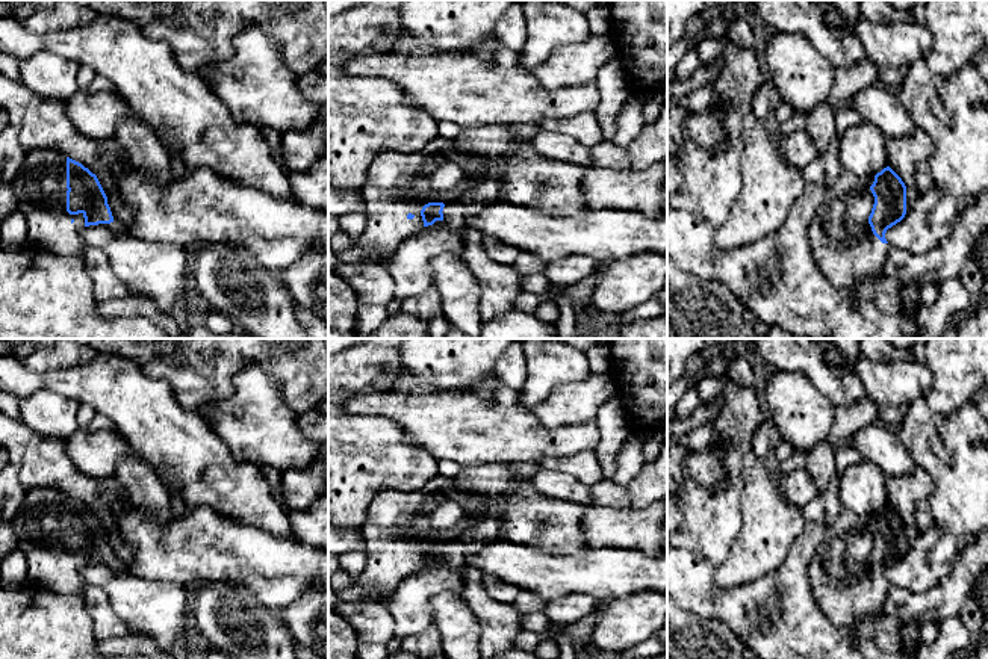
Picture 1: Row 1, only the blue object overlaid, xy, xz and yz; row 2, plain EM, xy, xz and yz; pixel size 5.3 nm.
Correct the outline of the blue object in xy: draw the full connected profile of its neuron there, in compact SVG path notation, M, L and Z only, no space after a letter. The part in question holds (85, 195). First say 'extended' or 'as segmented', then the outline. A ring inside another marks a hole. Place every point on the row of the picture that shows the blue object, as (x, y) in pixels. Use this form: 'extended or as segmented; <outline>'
extended; M26 151L11 187L26 218L30 246L83 257L88 246L82 230L113 222L97 175L59 151Z

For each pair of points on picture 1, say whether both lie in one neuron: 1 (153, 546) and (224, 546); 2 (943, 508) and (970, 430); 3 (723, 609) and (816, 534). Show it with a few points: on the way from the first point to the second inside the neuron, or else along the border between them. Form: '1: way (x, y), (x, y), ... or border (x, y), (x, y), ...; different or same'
1: way (171, 546), (206, 546); same
2: way (963, 488), (966, 484), (966, 449); same
3: way (749, 603), (755, 603), (778, 584), (799, 559); same

